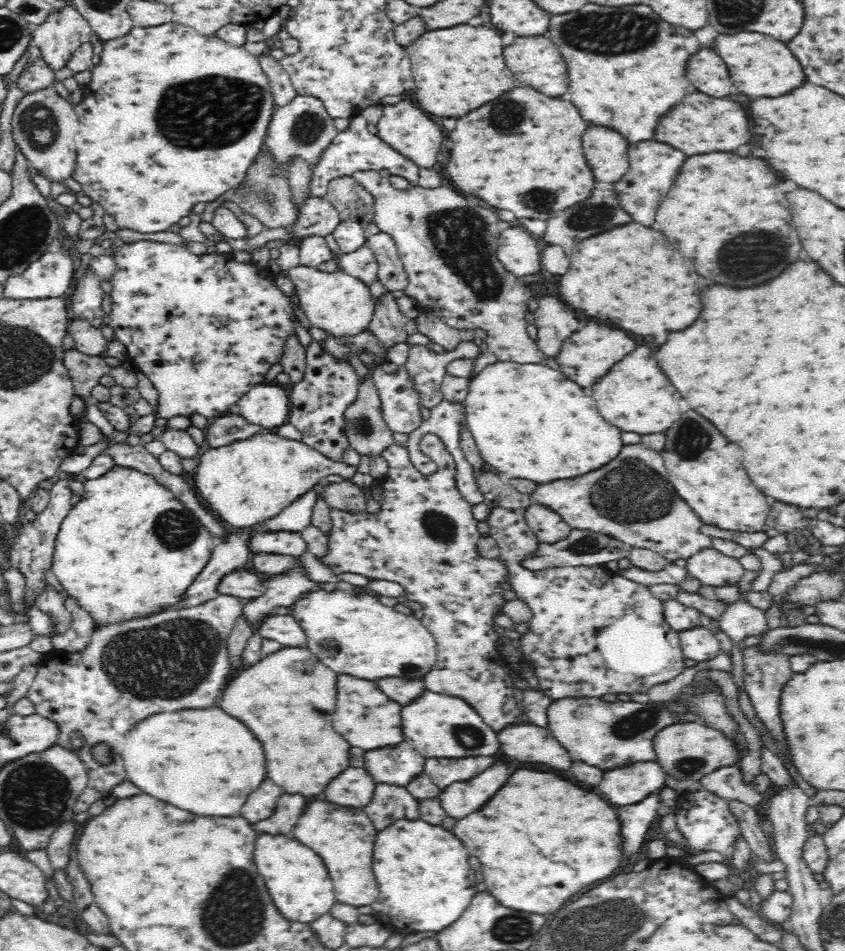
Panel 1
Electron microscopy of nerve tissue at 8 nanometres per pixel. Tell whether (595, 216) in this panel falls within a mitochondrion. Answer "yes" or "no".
yes

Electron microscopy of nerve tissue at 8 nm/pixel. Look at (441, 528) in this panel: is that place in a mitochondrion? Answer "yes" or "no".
yes

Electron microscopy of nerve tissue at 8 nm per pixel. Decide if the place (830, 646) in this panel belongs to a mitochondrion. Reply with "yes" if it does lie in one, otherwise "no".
yes

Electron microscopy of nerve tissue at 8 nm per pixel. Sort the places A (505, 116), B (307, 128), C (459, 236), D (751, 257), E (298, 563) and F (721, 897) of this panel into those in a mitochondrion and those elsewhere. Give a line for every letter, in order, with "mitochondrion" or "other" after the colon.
A: mitochondrion
B: mitochondrion
C: mitochondrion
D: mitochondrion
E: other
F: other

